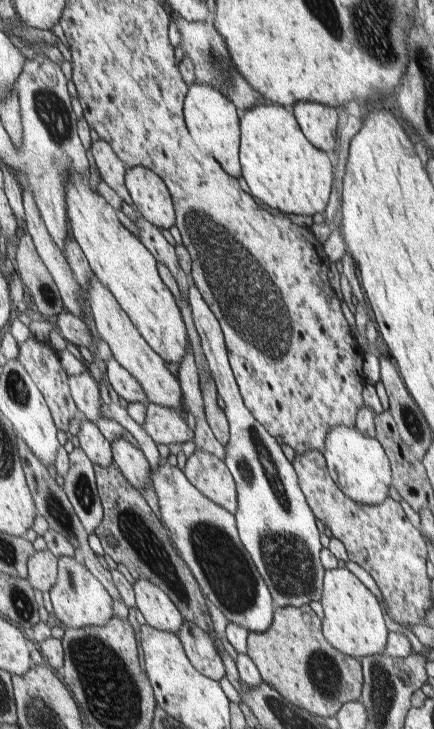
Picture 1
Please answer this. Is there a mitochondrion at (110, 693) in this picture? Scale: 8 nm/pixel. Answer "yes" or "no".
yes

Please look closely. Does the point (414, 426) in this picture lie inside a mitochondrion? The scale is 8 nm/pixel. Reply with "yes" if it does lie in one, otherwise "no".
yes

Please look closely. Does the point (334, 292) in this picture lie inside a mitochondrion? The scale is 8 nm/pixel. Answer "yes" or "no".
no

